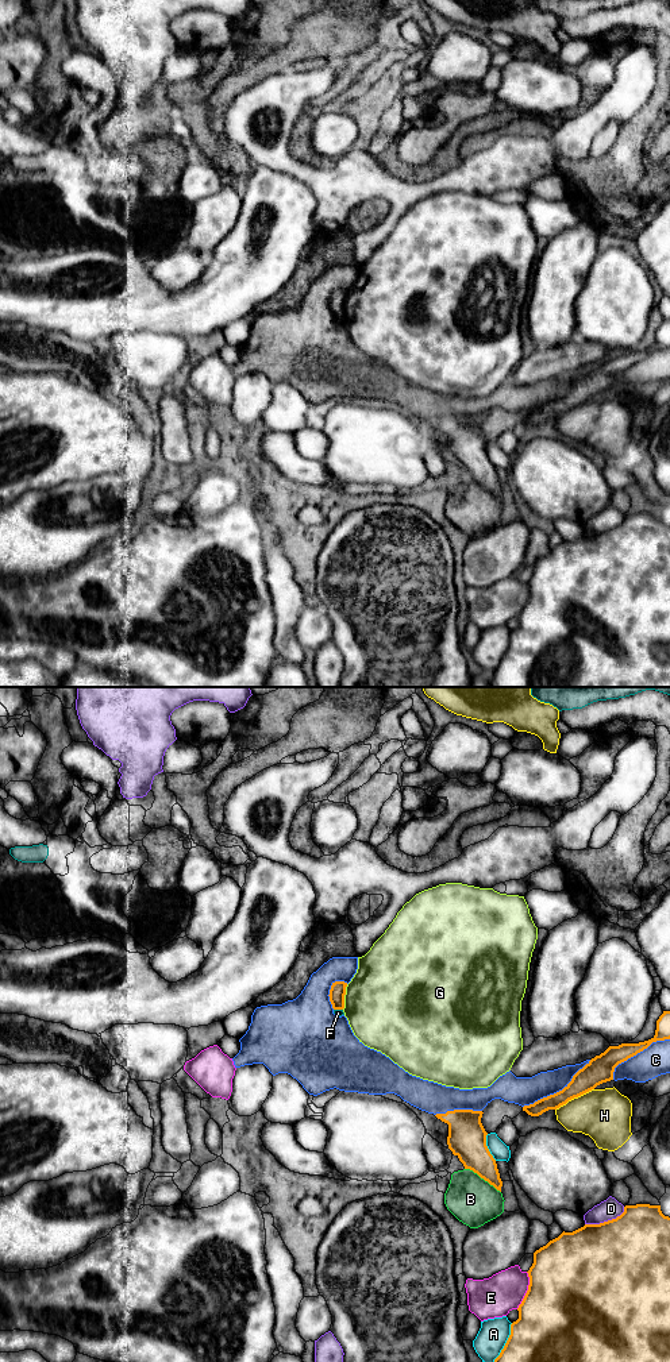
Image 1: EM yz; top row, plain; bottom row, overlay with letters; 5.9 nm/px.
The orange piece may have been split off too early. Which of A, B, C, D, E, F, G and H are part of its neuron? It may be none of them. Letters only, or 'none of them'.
none of them

